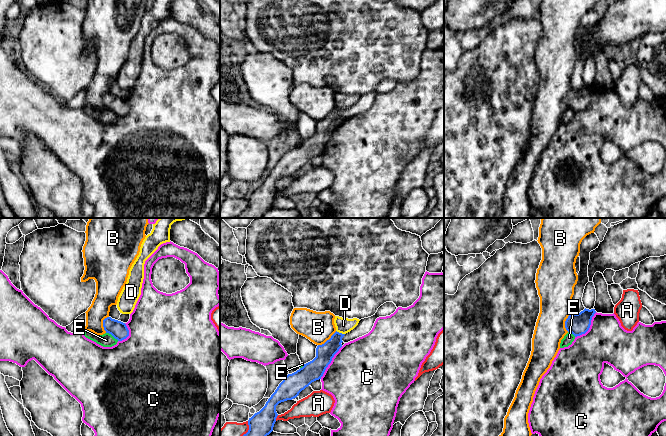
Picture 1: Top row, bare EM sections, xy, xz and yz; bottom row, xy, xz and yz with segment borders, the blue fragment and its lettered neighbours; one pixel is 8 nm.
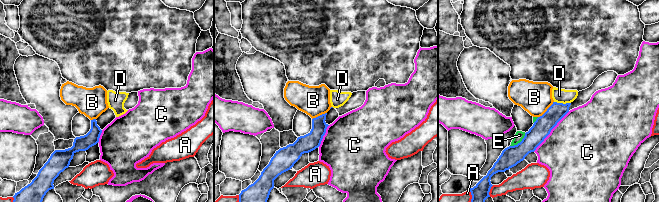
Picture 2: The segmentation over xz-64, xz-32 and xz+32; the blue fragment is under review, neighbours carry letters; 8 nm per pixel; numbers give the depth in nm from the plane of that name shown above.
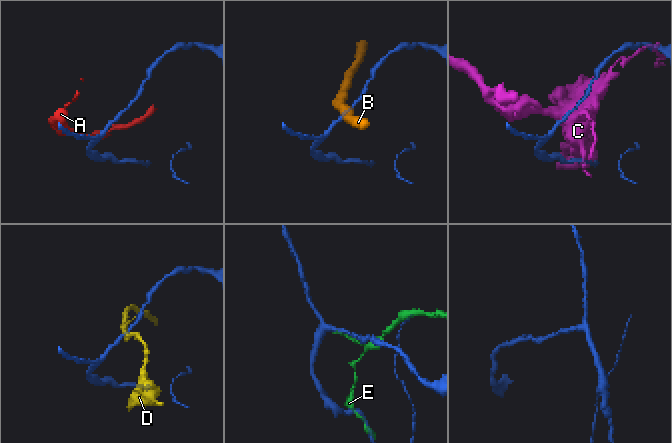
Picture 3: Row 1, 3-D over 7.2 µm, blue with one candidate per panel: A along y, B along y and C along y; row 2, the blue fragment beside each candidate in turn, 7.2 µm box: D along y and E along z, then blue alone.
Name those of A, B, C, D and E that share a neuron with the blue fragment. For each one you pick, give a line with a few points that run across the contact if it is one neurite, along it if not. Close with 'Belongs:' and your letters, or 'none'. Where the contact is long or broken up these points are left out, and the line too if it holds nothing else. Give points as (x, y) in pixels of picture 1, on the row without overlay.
Belongs: none

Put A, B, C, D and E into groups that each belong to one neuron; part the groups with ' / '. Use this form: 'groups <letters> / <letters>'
groups A / B / C / D / E

